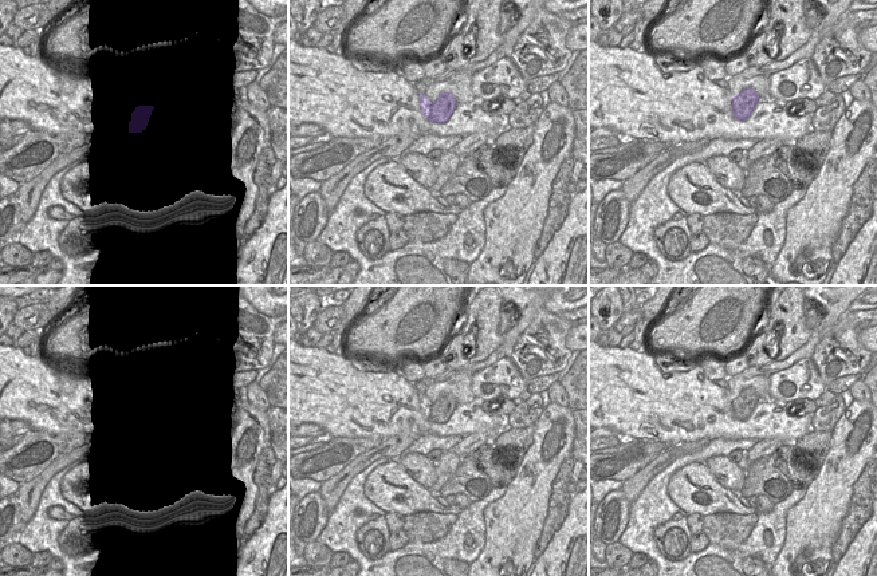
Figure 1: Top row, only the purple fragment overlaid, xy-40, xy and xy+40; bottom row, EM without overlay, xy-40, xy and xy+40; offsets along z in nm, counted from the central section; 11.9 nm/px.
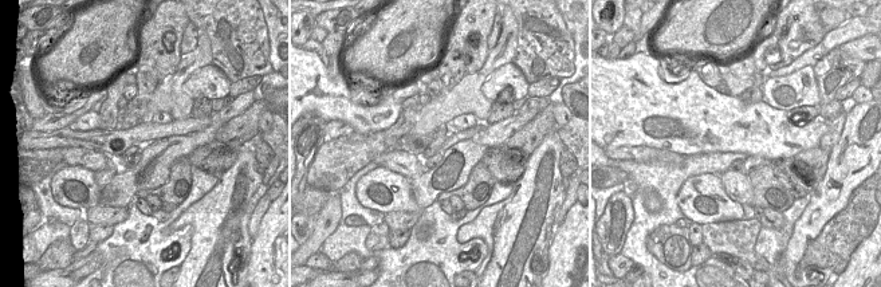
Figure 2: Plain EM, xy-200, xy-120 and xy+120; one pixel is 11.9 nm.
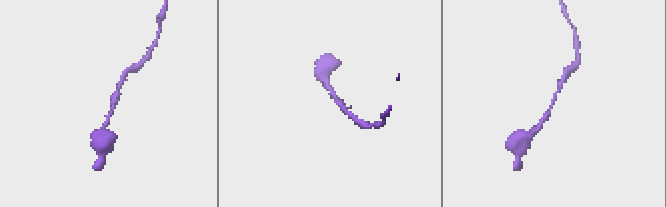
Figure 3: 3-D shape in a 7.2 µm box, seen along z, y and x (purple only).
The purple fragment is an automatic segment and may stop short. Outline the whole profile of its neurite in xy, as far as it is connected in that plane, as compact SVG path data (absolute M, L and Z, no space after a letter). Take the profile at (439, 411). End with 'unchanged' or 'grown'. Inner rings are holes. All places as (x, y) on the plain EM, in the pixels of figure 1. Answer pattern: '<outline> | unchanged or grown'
M441 392L434 402L430 402L425 394L418 394L418 397L424 418L434 423L445 423L457 406L451 392Z | unchanged

